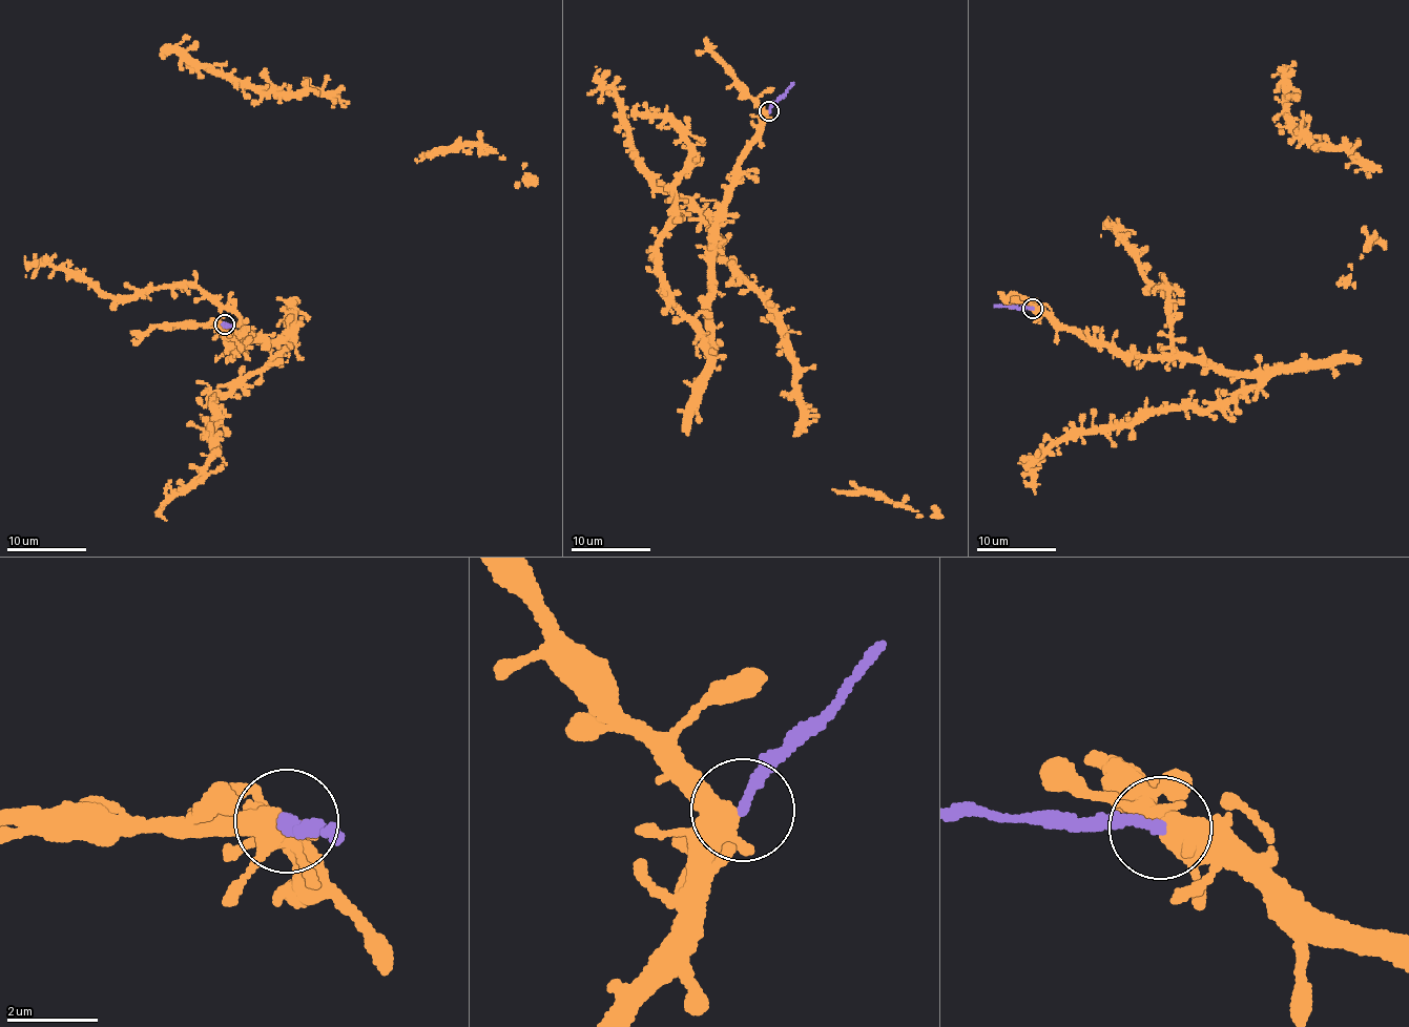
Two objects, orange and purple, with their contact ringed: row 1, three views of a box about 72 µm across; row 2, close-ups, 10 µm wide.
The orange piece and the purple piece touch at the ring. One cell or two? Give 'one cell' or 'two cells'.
two cells

